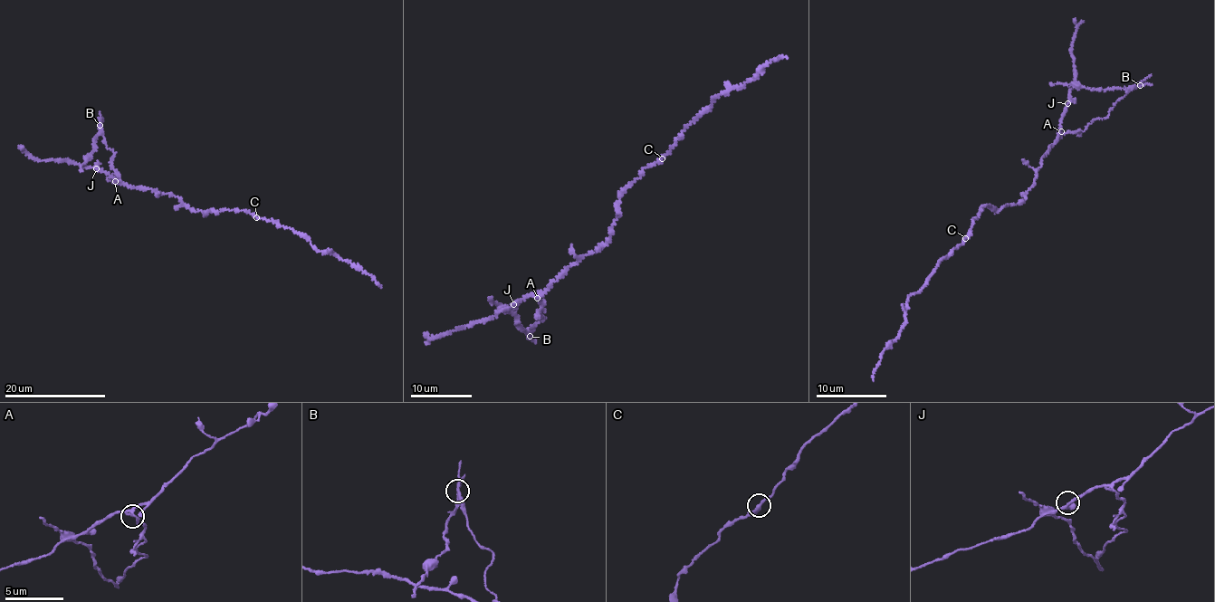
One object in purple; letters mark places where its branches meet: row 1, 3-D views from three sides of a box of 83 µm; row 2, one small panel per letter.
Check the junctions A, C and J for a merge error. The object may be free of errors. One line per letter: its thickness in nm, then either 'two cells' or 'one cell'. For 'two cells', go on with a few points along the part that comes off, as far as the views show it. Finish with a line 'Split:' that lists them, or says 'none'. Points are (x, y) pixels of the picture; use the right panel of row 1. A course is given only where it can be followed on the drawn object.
A: 260 nm thick; two cells; foreign part runs (1062, 132), (1085, 130), (1107, 117), (1116, 102), (1130, 90), (1119, 88), (1096, 90), (1071, 83), (1049, 84)
C: 300 nm thick; one cell
J: 200 nm thick; one cell
Split: A

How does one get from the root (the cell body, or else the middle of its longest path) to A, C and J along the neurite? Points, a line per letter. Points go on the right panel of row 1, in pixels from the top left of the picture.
A: (1005, 207), (1023, 199), (1041, 166), (1041, 158), (1062, 132)
C: (1005, 207), (995, 209), (985, 205), (972, 221), (966, 238)
J: (1005, 207), (1020, 203), (1028, 193), (1041, 166), (1041, 158), (1054, 142), (1067, 103)

